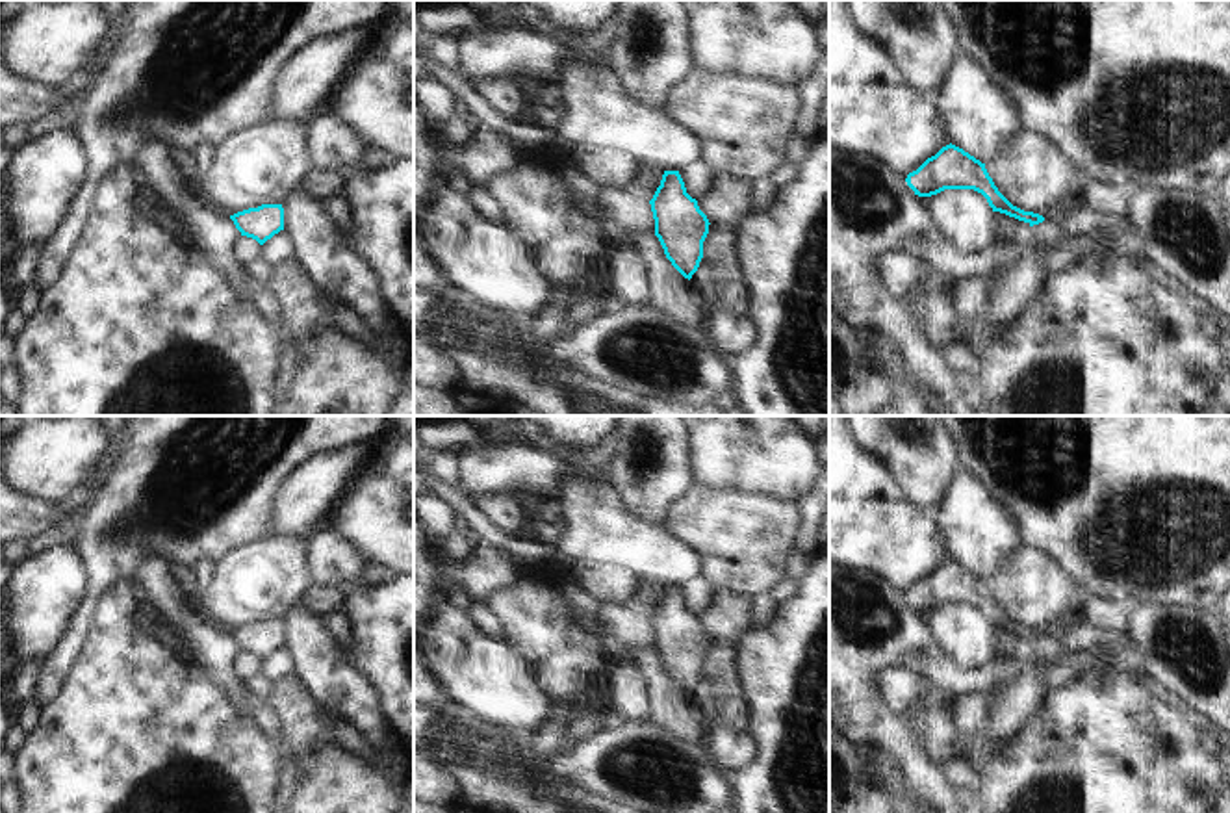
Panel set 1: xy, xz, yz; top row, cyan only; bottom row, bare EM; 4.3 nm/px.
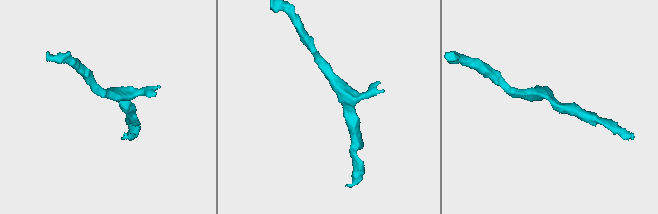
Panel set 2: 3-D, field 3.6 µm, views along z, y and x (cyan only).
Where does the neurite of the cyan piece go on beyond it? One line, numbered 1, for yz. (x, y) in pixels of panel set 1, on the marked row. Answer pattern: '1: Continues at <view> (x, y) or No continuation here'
1: No continuation here

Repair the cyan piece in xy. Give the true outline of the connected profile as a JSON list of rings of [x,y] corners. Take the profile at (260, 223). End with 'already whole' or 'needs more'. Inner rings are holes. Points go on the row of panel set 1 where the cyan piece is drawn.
[[[262,204],[230,215],[241,236],[256,239],[263,245],[275,234],[284,230],[282,204]]]; already whole

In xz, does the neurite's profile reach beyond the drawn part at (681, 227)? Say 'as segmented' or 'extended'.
as segmented

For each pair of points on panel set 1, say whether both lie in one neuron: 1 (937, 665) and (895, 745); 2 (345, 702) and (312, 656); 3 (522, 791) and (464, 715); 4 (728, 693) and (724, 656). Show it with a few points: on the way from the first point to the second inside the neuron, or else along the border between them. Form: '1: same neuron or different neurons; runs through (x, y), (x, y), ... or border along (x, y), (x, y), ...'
1: same neuron; runs through (902, 658), (885, 658), (869, 674), (869, 709)
2: same neuron; runs through (344, 691), (321, 667)
3: same neuron; runs through (503, 773), (464, 734)
4: same neuron; runs through (724, 683), (724, 665)

